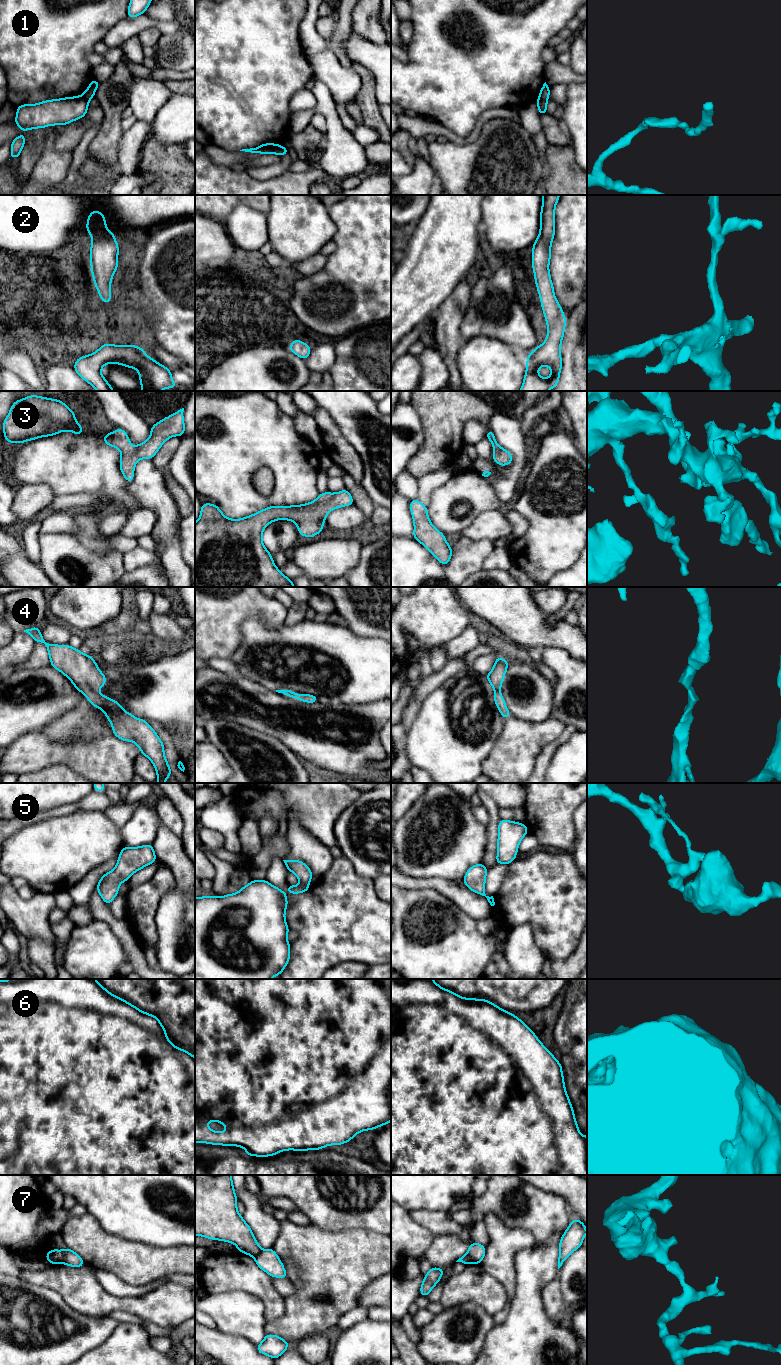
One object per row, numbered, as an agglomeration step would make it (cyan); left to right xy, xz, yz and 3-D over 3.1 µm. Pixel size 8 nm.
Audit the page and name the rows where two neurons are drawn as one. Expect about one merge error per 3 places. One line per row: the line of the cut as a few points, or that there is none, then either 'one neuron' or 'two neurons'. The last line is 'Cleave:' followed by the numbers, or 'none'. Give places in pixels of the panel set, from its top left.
1: yz (538, 98), (546, 101) | two neurons
2: no cut | one neuron
3: no cut | one neuron
4: no cut | one neuron
5: no cut | one neuron
6: no cut | one neuron
7: xy (60, 1251), (64, 1257), (64, 1262) | two neurons
Cleave: 1, 7

